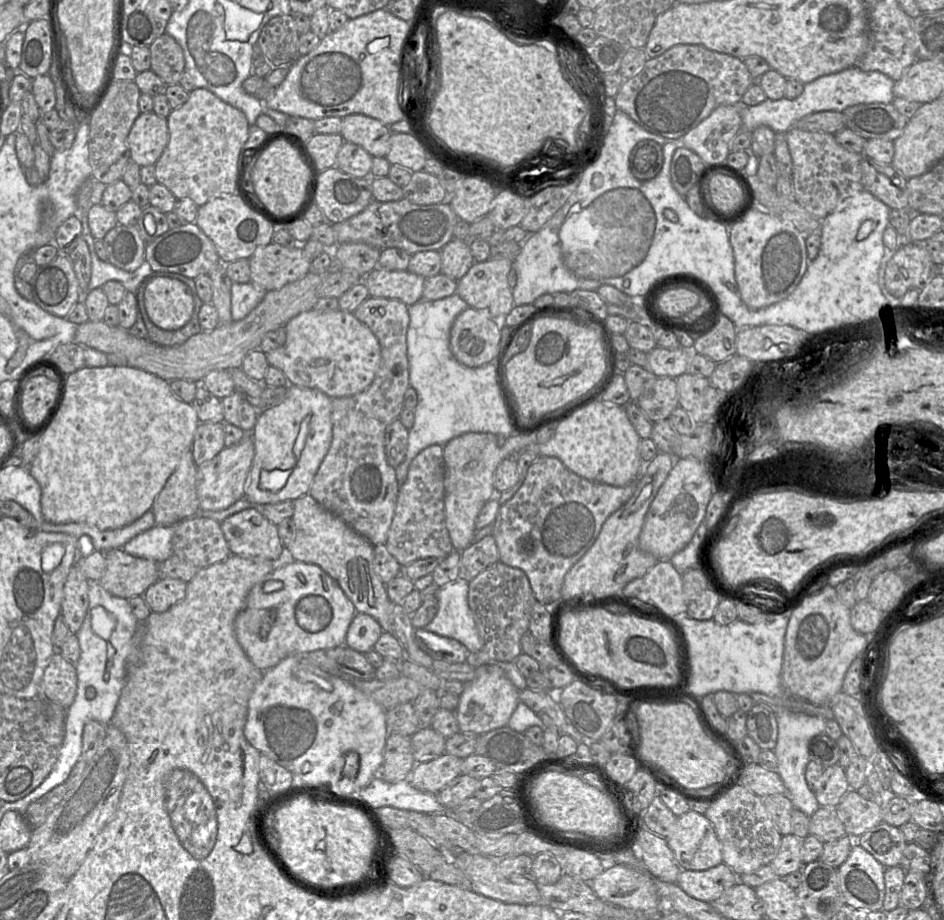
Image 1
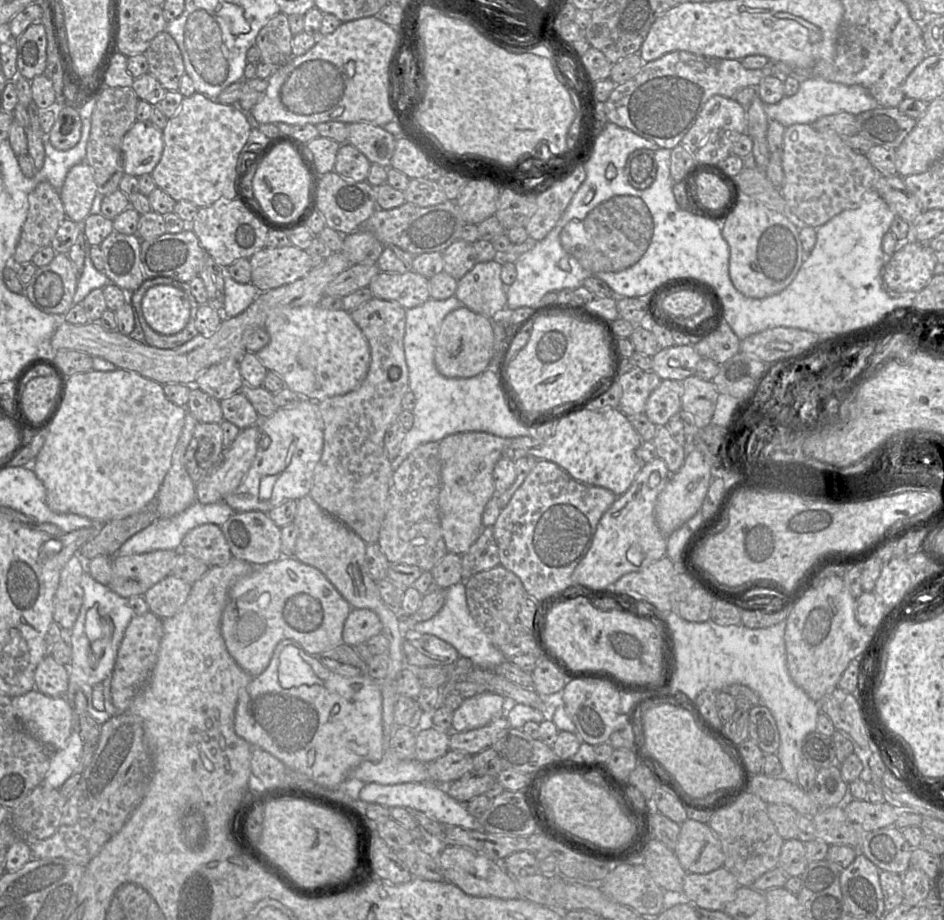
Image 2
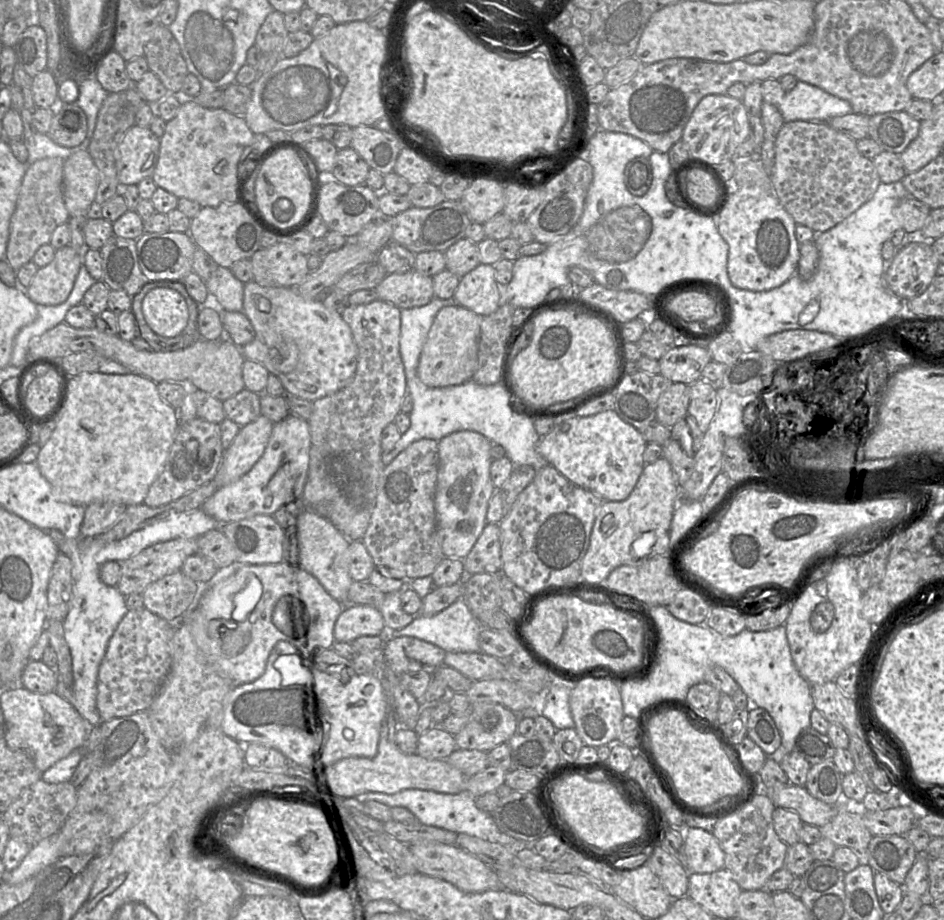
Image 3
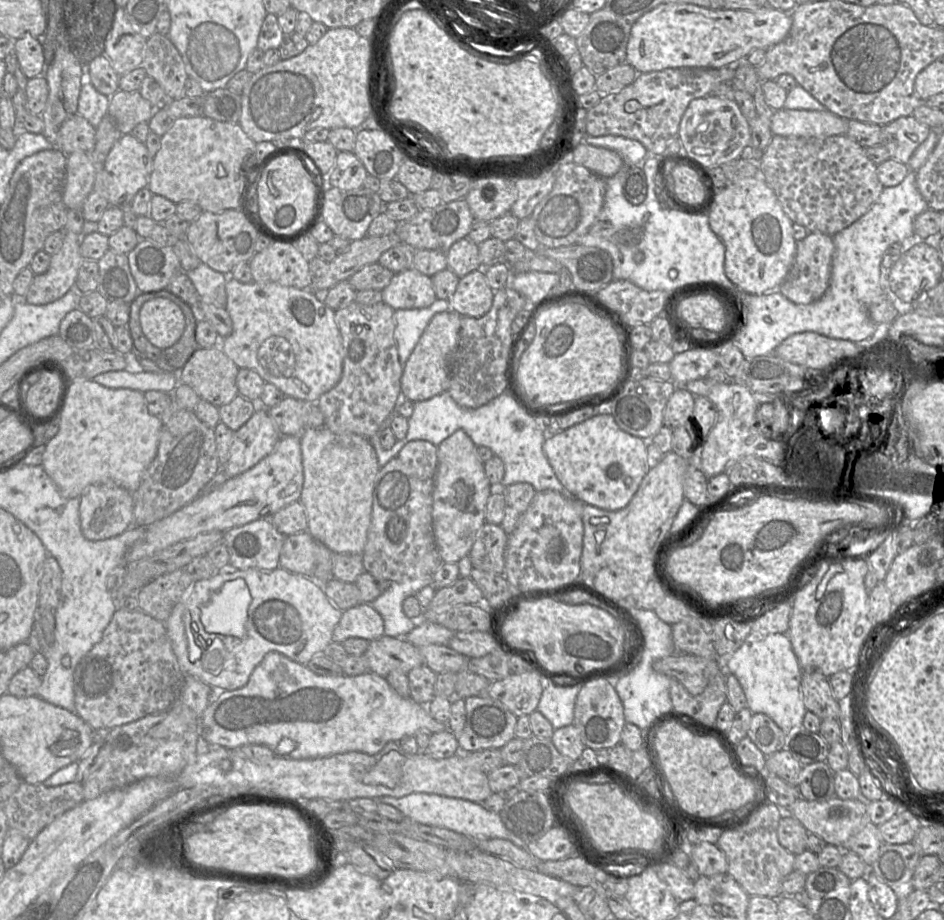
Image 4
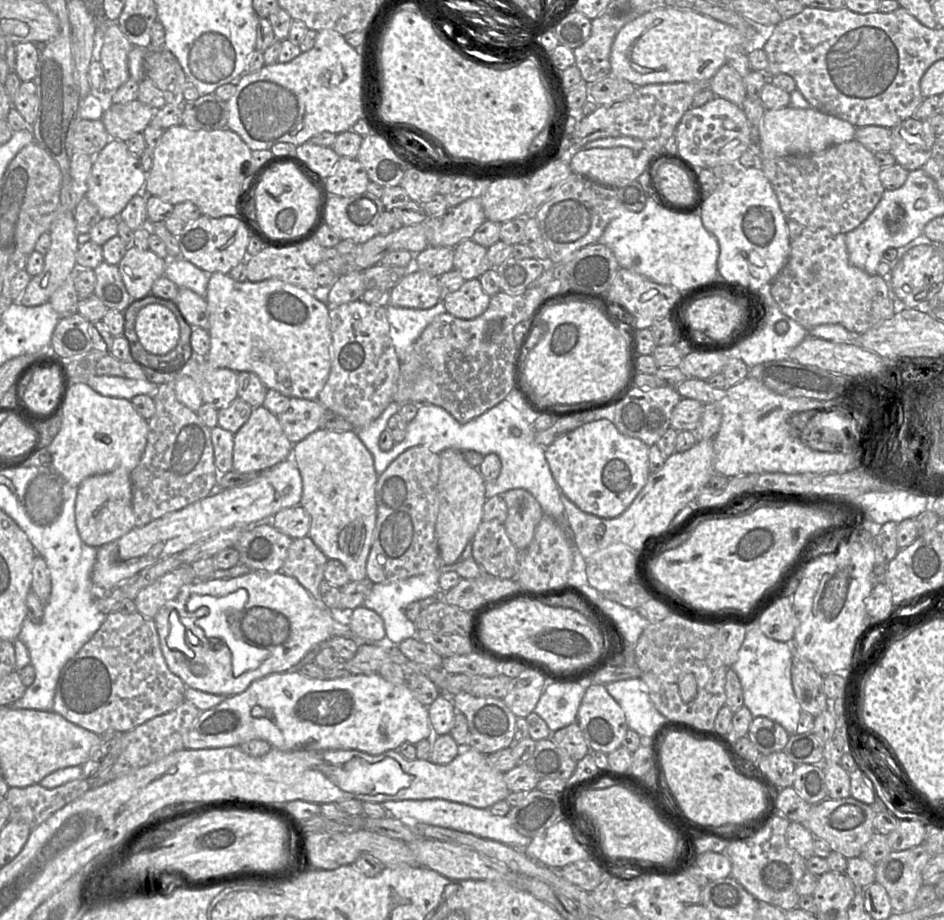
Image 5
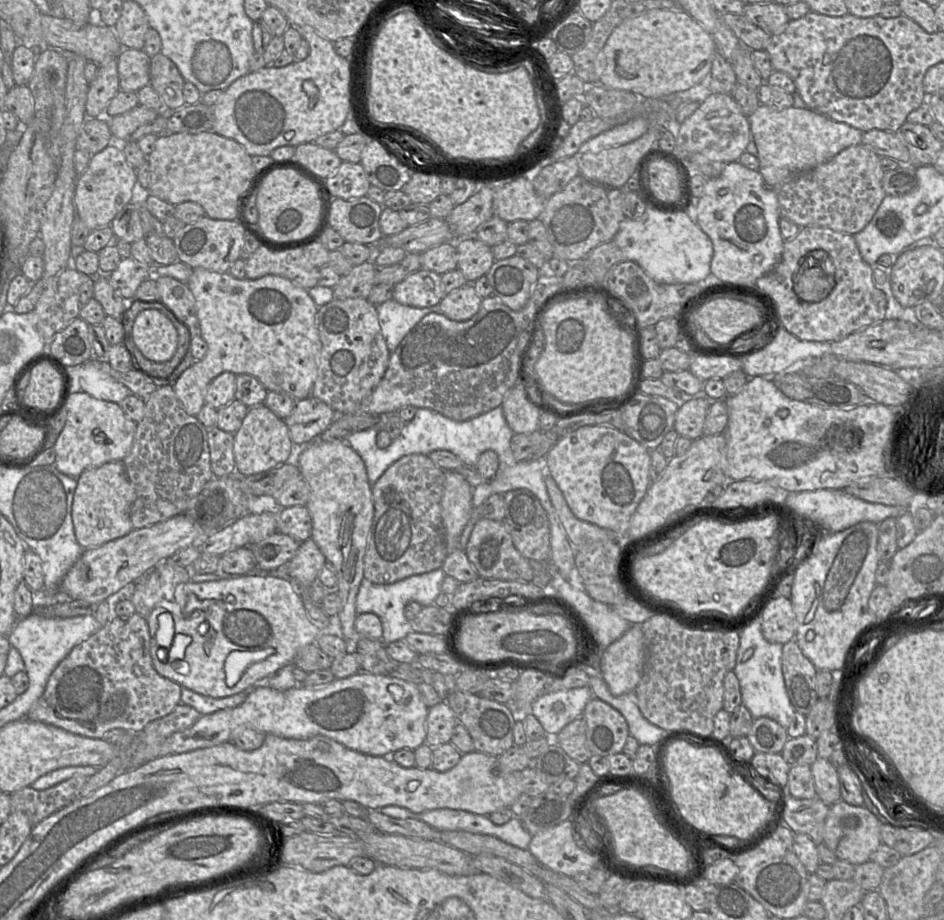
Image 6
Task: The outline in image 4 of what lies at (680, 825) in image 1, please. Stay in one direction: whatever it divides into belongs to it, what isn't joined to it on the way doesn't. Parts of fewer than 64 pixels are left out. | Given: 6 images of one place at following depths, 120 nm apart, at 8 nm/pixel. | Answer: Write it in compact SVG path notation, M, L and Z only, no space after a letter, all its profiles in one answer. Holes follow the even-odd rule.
M702 842L696 845L685 845L684 848L690 852L700 876L728 873L726 855L717 844Z

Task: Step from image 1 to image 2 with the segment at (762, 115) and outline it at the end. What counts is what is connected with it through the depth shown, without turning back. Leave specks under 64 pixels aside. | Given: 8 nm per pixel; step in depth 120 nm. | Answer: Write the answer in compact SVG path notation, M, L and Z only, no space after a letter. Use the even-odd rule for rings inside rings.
M808 78L800 81L799 89L792 96L784 96L776 104L764 104L764 112L770 120L776 120L784 127L793 124L812 124L817 119L831 114L847 112L858 115L878 106L868 90L860 85L844 85L822 78Z

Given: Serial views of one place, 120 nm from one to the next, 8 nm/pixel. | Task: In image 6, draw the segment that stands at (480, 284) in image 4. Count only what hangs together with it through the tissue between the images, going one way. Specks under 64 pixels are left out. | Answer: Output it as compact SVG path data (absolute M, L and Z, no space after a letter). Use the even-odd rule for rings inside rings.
M473 283L445 294L439 303L440 313L454 321L466 321L472 318L479 310L481 298L475 291Z

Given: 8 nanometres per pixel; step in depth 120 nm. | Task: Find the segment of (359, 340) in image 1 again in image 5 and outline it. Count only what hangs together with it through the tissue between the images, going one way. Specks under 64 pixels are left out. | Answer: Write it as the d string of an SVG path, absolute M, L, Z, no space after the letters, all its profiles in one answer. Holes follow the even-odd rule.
M229 274L210 275L205 296L208 308L210 350L206 360L213 368L228 368L256 374L262 383L289 398L317 400L332 365L330 306L317 300L310 291L278 279L237 282Z

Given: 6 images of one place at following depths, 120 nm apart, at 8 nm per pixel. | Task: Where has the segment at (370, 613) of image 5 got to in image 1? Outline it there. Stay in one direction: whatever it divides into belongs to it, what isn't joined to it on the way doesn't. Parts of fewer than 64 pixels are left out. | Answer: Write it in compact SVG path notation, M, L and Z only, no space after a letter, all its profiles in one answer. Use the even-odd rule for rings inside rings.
M357 612L348 627L345 646L366 653L373 649L381 632L381 626L373 617Z

